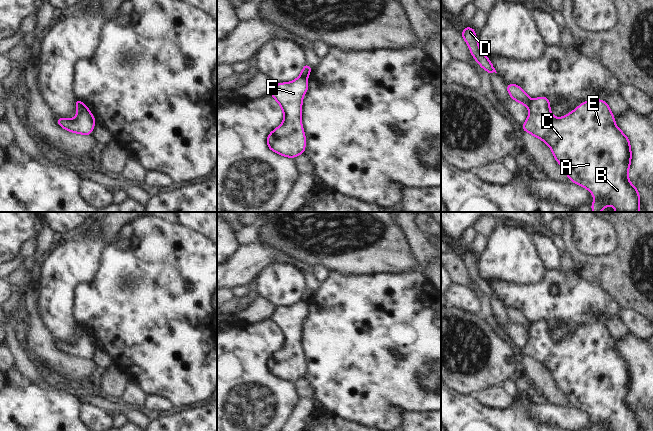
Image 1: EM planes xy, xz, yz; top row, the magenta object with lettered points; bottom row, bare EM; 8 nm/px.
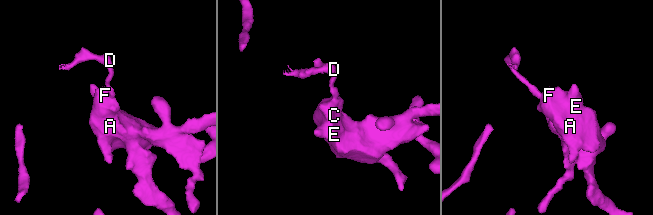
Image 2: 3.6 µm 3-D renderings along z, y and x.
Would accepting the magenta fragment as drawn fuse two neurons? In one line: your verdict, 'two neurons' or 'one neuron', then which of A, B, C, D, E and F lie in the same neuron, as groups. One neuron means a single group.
two neurons | A B C E F / D

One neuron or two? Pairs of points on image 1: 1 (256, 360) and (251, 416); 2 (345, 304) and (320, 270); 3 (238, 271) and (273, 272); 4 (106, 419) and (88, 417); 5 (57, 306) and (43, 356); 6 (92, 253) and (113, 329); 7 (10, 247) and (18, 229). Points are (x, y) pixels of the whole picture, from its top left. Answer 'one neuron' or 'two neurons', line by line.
1: one neuron
2: two neurons
3: two neurons
4: one neuron
5: two neurons
6: two neurons
7: one neuron

